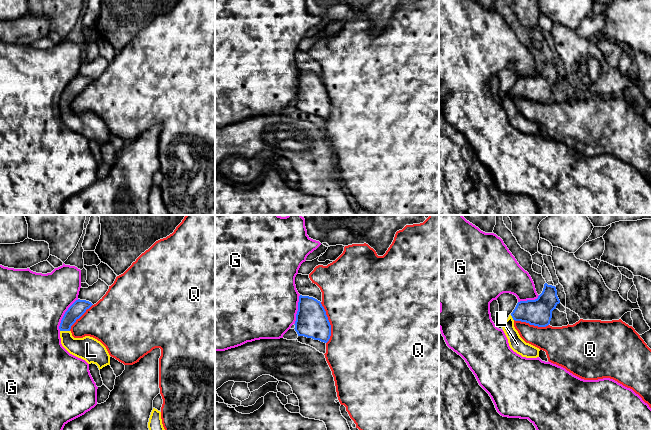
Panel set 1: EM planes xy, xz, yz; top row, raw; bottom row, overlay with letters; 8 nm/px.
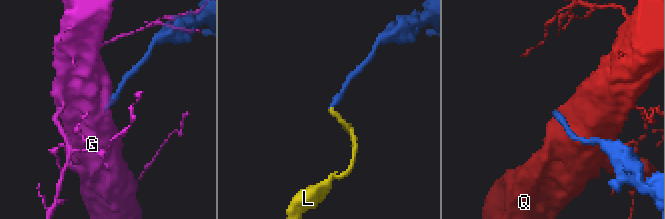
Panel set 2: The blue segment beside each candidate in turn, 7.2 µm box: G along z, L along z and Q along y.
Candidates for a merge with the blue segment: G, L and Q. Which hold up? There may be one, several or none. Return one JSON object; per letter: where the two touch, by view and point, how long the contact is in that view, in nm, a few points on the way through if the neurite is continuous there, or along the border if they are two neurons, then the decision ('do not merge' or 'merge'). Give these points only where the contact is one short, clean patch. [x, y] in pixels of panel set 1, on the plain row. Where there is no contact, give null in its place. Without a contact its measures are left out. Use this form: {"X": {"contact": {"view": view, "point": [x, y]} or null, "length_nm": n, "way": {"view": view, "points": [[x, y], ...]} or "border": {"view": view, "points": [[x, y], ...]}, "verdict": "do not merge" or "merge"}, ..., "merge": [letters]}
{"G": {"contact": {"view": "xy", "point": [64, 90]}, "length_nm": 300, "border": {"view": "xy", "points": [[78, 75], [65, 88], [59, 106]]}, "verdict": "do not merge"}, "L": {"contact": {"view": "xy", "point": [65, 106]}, "length_nm": 80, "way": {"view": "xy", "points": [[78, 84], [66, 98], [65, 106], [78, 123], [87, 124]]}, "verdict": "merge"}, "Q": {"contact": {"view": "xz", "point": [329, 99]}, "length_nm": 340, "verdict": "do not merge"}, "merge": ["L"]}

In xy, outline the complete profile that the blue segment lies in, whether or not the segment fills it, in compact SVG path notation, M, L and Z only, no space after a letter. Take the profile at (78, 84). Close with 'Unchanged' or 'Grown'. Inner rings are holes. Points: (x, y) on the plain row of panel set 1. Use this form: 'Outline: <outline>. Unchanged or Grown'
Outline: M76 76L65 88L59 105L62 122L72 131L85 136L88 140L96 140L100 145L110 141L110 131L106 123L97 115L85 112L74 114L70 107L71 102L93 80L86 76Z. Grown

